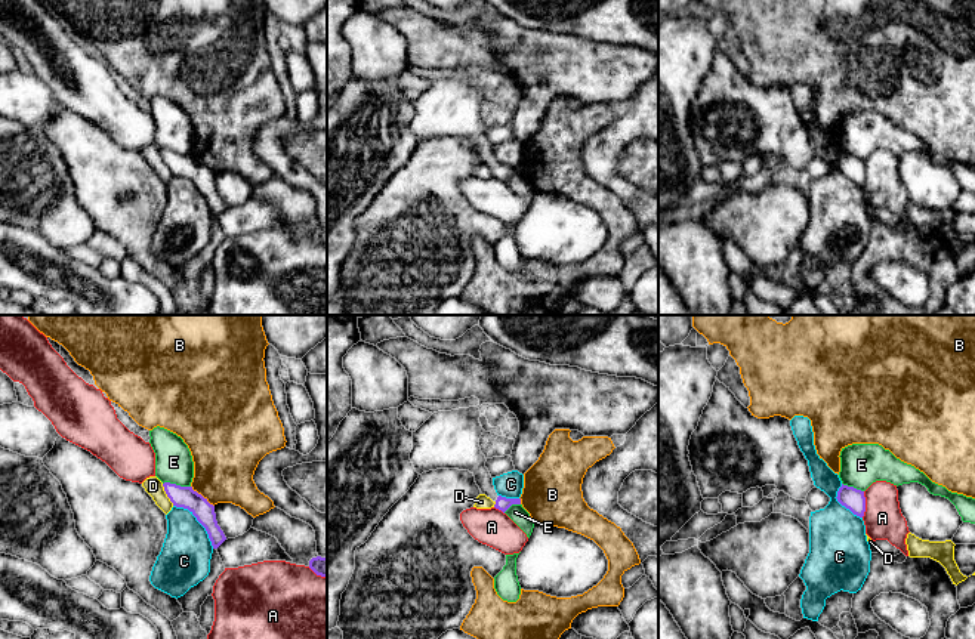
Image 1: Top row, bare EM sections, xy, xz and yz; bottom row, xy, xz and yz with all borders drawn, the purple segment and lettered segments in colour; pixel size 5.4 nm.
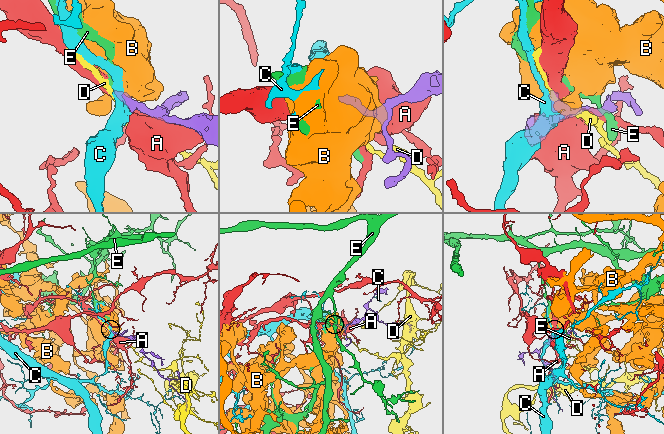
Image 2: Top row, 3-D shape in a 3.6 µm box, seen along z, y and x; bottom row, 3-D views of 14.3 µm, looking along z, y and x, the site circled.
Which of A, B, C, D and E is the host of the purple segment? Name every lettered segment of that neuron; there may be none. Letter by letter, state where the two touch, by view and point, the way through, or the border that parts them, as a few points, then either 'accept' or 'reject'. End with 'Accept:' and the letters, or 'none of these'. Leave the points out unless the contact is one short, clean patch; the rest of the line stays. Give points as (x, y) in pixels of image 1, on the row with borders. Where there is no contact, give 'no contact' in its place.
A: contact yz (864, 505); reject
B: contact xy (200, 494); border xy (191, 485), (213, 506); reject
C: contact xy (198, 521); border xy (173, 505), (185, 508), (196, 518), (204, 528), (213, 548); reject
D: contact xy (166, 493); reject
E: contact xy (175, 484); border xy (163, 482), (190, 487); reject
Accept: none of these

